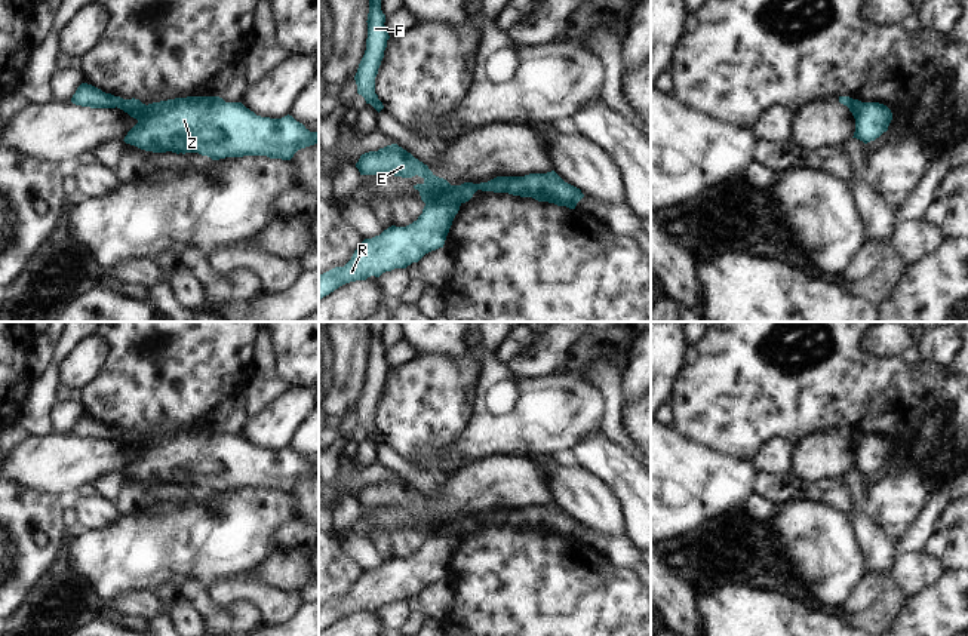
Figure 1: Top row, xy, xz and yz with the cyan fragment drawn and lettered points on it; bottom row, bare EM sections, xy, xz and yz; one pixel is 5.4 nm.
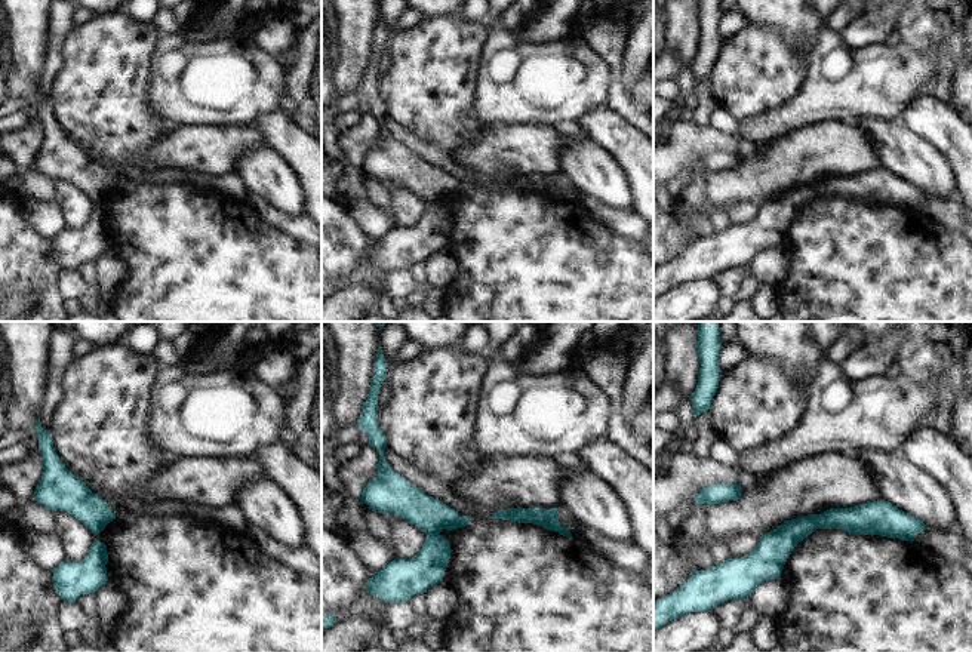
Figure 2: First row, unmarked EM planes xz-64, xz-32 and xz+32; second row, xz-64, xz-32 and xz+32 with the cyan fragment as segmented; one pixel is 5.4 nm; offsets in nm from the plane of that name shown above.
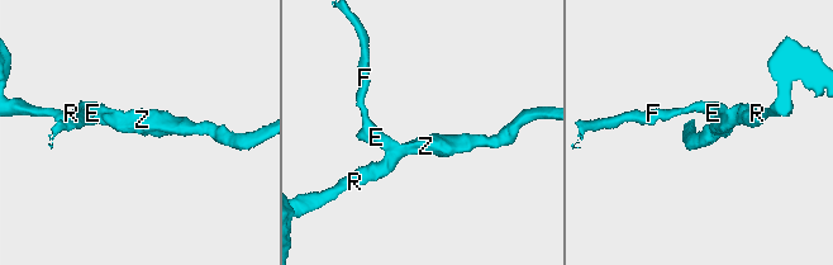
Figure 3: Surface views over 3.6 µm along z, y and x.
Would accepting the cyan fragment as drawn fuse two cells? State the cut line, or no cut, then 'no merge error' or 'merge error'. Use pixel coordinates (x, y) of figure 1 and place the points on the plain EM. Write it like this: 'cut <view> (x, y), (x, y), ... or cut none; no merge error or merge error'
cut xz (452, 518), (426, 535); merge error

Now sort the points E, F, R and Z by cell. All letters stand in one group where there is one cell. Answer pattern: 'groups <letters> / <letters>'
groups E F / R Z

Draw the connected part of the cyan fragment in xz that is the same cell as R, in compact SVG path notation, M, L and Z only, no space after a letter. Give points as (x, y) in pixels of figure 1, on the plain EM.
M554 503L452 517L442 523L437 532L427 534L417 553L406 559L391 557L379 568L365 571L344 599L320 606L319 632L345 615L366 612L371 608L379 609L394 600L406 600L425 586L443 580L460 538L468 534L477 522L532 529L569 541L575 541L584 529L580 520L565 514Z

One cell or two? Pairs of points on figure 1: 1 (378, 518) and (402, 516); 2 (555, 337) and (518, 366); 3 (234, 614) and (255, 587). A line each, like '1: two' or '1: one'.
1: one
2: one
3: two

